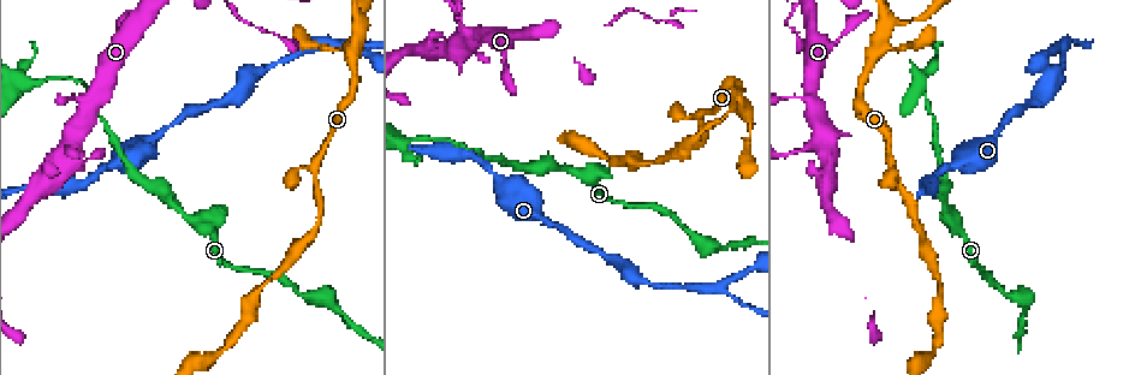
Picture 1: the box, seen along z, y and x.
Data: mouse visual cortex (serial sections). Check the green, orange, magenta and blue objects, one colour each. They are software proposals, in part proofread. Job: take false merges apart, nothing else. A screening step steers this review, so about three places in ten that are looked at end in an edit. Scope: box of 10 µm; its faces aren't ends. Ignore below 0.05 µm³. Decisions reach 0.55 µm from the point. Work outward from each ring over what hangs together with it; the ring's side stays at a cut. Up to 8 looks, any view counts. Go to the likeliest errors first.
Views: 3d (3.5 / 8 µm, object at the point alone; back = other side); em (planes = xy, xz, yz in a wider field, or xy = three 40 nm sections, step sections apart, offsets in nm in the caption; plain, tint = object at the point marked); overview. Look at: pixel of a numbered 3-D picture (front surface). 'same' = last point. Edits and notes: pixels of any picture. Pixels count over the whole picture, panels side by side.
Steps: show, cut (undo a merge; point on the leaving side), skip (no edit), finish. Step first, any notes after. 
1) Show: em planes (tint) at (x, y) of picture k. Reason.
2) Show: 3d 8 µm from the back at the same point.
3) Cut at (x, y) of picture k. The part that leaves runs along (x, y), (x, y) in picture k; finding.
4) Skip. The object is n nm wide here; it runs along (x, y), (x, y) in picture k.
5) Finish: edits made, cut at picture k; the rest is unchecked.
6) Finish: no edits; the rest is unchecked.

Show: 3d 3.5 µm at (23, 77) of picture 1. Sudden change in width.

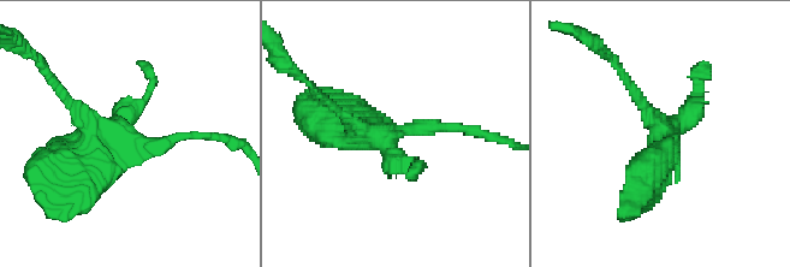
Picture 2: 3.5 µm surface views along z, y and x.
Show: em xy step 2 (tint) at (398, 129) of picture 2.

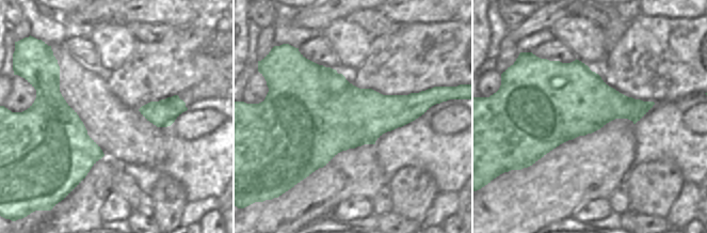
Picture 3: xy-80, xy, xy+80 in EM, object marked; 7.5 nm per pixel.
Skip. The object is 650 nm wide here; it runs along (206, 136), (111, 136), (81, 184) in picture 2; one cell here.

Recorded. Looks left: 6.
Show: em xy step 5 (tint) at (334, 45) of picture 1. Side arm on a straight run.

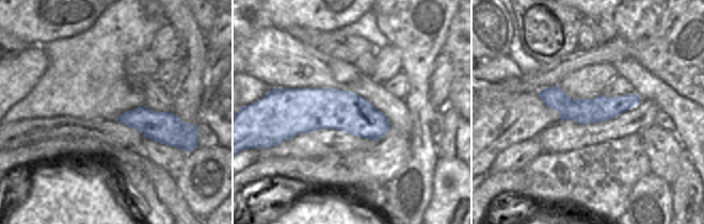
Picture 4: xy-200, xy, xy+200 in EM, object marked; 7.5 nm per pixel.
Show: 3d 3.5 µm at the same point.

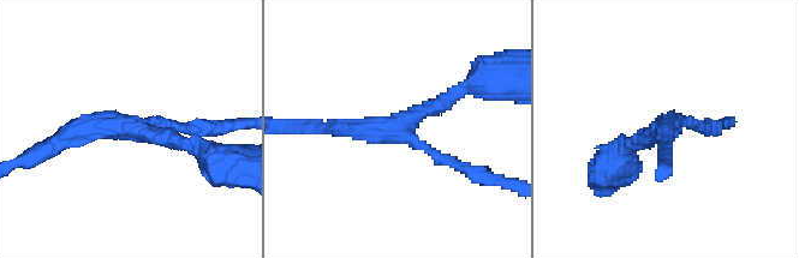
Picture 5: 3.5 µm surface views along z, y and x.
Skip. All the same cell.

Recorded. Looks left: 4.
Show: 3d 8 µm at (700, 115) of picture 1. Three arms meet.

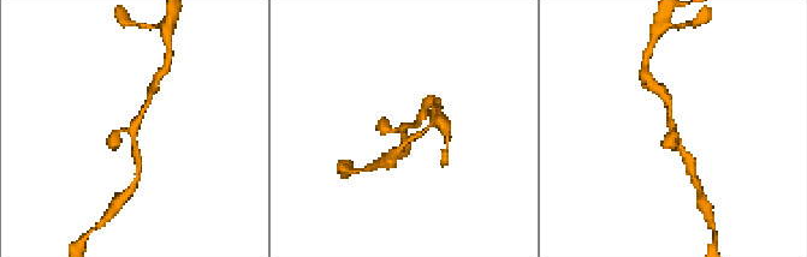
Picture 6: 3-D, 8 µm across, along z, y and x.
Show: em xy step 2 (tint) at the same point. 3 arms meet here; the arms are 200, 200, 300 nm wide; shape alone is not enough.

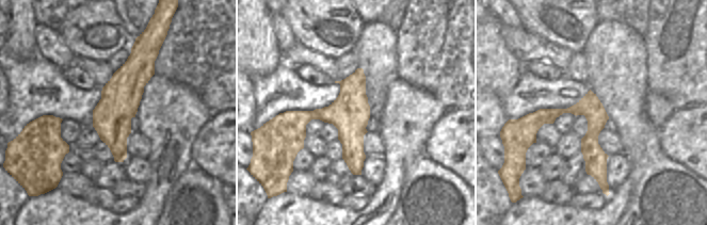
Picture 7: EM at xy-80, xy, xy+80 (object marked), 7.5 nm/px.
Skip. All the same cell.

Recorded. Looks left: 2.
Finish: no edits; the rest is unchecked.

